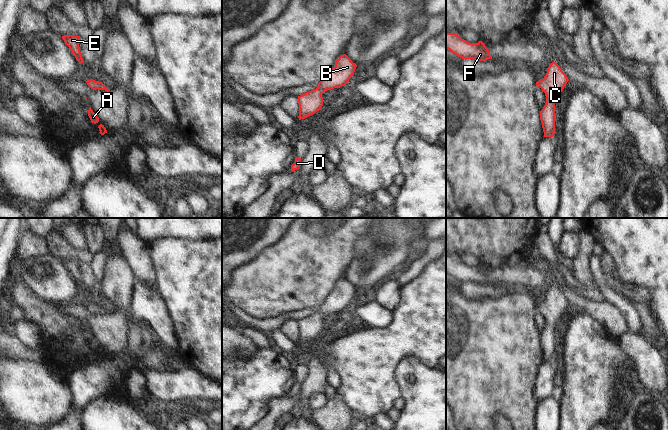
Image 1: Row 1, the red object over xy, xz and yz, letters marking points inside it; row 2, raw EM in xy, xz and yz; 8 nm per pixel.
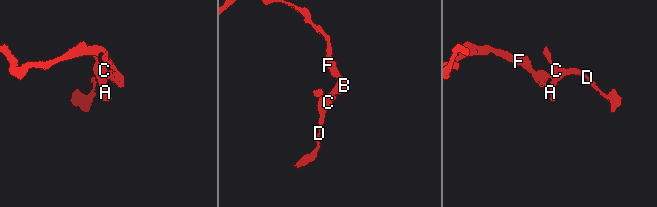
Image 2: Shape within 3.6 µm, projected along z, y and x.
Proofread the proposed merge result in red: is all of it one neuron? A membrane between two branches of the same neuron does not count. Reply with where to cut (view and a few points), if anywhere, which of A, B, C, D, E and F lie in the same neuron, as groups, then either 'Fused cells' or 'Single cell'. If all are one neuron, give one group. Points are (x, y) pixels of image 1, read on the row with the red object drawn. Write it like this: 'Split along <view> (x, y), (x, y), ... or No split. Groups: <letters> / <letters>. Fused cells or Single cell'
No split. Groups: A B C D E F. Single cell

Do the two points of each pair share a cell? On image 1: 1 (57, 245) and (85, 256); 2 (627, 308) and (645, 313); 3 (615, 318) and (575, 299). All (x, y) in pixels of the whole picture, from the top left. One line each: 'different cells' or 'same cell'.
1: same cell
2: different cells
3: same cell

